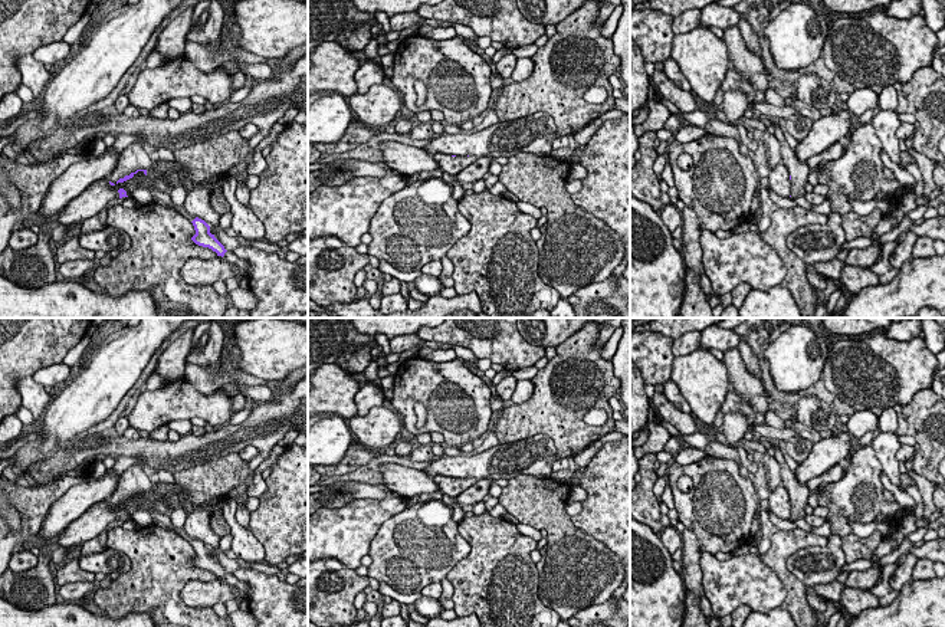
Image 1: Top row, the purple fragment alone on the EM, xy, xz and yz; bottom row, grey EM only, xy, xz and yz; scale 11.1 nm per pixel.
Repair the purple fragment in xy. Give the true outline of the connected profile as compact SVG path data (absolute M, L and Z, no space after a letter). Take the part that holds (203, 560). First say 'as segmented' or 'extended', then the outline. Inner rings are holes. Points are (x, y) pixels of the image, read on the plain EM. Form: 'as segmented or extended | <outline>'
extended | M148 511L151 518L152 518L152 525L157 525L160 528L164 528L164 529L170 529L170 531L174 531L175 534L178 534L183 539L188 541L193 548L194 548L194 552L196 552L196 557L191 559L191 562L198 567L198 568L203 568L203 569L209 569L211 571L213 574L217 575L217 578L224 578L224 575L227 574L224 571L224 568L214 559L214 557L210 555L210 548L198 541L198 539L194 539L191 538L186 531L184 528L174 528L173 523L171 523L171 519L170 516L167 515L163 515L160 512L155 512L155 511Z

